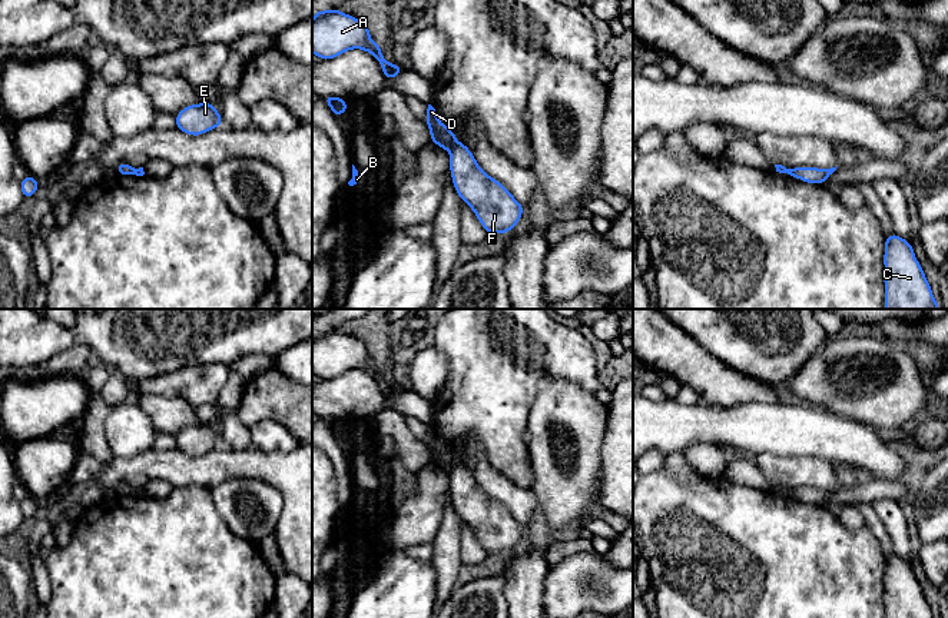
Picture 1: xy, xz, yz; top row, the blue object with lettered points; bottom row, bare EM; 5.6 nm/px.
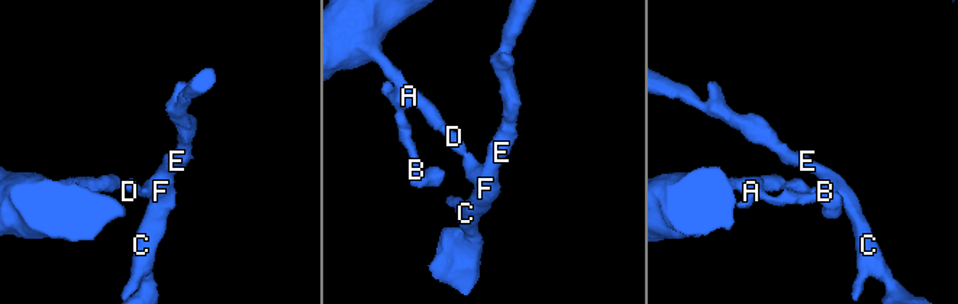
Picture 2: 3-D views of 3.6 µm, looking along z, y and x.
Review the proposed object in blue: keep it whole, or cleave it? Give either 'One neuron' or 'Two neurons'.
Two neurons

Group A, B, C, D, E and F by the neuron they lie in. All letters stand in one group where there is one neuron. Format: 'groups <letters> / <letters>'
groups A B D / C E F

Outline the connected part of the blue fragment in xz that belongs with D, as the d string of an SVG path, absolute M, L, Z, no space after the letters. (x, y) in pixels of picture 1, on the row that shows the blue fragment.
M431 104L427 109L425 123L430 127L431 142L441 149L450 150L457 143L454 132L438 120L437 112Z

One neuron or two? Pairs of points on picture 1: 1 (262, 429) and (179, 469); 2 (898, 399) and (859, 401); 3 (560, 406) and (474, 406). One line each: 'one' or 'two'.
1: two
2: one
3: two

